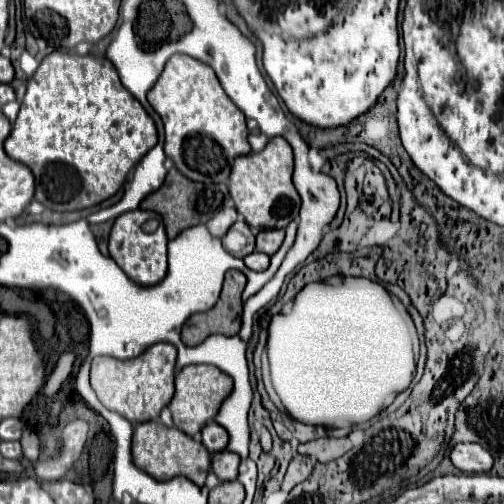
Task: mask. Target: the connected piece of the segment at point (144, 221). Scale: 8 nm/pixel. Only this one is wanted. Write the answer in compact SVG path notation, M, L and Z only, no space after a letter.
M132 210L116 218L112 232L110 232L110 256L114 262L124 270L124 274L140 284L140 286L152 286L158 284L166 276L166 230L162 216L148 210Z

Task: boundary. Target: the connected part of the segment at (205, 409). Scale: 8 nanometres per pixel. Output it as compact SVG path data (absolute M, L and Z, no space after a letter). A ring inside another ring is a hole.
M202 364L202 366L182 368L176 374L176 394L174 394L172 402L168 404L172 418L174 418L174 426L178 430L186 432L188 436L198 434L204 424L214 420L220 404L228 398L228 392L232 392L232 378L228 374L224 374L222 370L218 370L216 366Z

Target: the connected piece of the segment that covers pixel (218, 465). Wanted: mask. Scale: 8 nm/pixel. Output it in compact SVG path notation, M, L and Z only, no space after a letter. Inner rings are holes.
M222 450L222 452L212 454L212 472L220 480L236 480L238 466L240 466L240 456L230 450Z

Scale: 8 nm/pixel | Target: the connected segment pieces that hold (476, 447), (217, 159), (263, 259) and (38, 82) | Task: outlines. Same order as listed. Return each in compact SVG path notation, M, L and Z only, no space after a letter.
M456 444L452 454L452 464L468 474L482 474L490 472L494 460L488 450L484 450L480 444Z
M176 54L168 60L160 80L148 92L148 102L164 122L164 150L176 168L194 182L228 182L234 158L240 156L242 150L250 150L248 128L244 114L220 88L214 70L192 56Z
M252 252L252 254L248 254L248 256L244 258L244 262L246 262L246 266L248 266L250 270L266 270L268 264L270 264L270 258L268 258L266 254Z
M52 52L48 54L36 74L28 80L26 96L22 100L12 134L6 140L6 154L26 164L36 178L34 198L50 210L68 212L84 210L114 196L124 184L128 172L140 162L140 158L152 150L158 142L154 120L142 108L142 104L122 86L116 78L116 68L106 56L80 56Z

